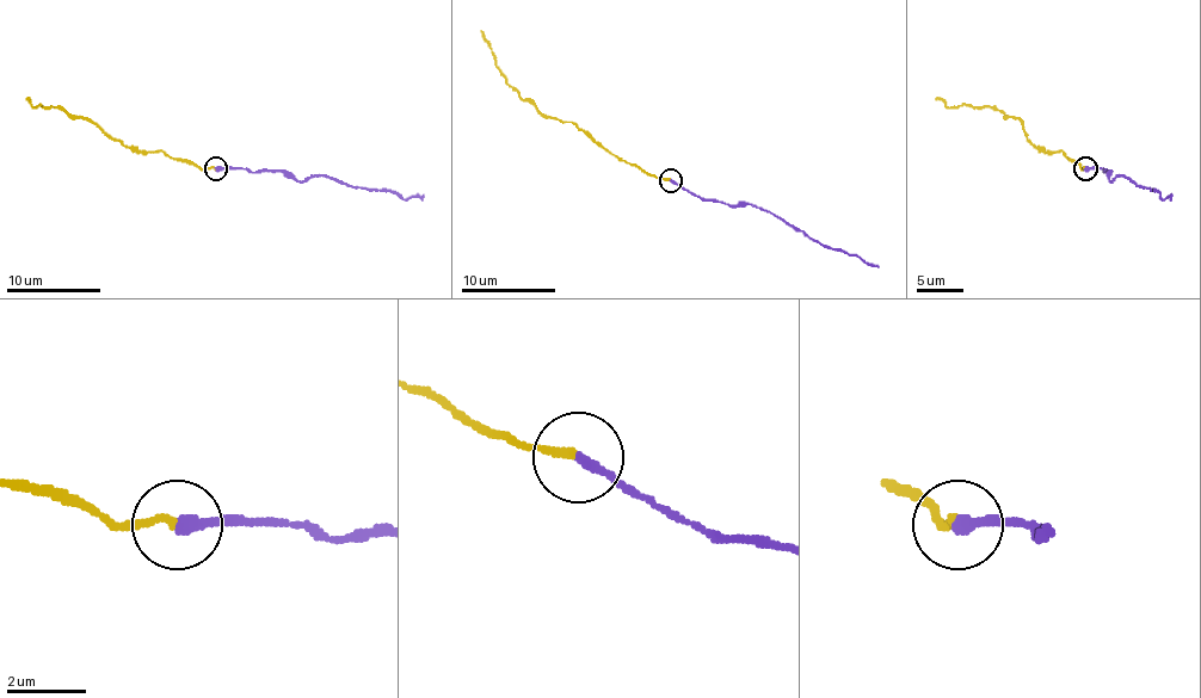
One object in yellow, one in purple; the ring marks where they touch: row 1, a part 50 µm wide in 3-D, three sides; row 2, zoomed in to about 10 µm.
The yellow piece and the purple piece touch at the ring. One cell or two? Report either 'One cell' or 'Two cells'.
Two cells

